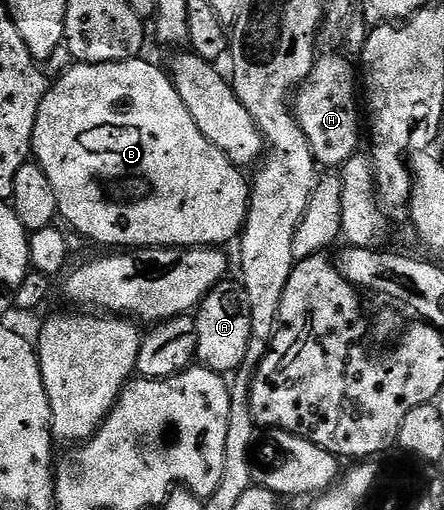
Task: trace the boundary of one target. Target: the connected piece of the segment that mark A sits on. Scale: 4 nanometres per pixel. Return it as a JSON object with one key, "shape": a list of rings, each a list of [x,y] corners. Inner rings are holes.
{"shape":[[[224,280],[217,283],[203,297],[193,314],[197,328],[195,356],[198,365],[224,376],[234,375],[242,368],[251,335],[249,296],[245,292],[242,281],[231,281]]]}

